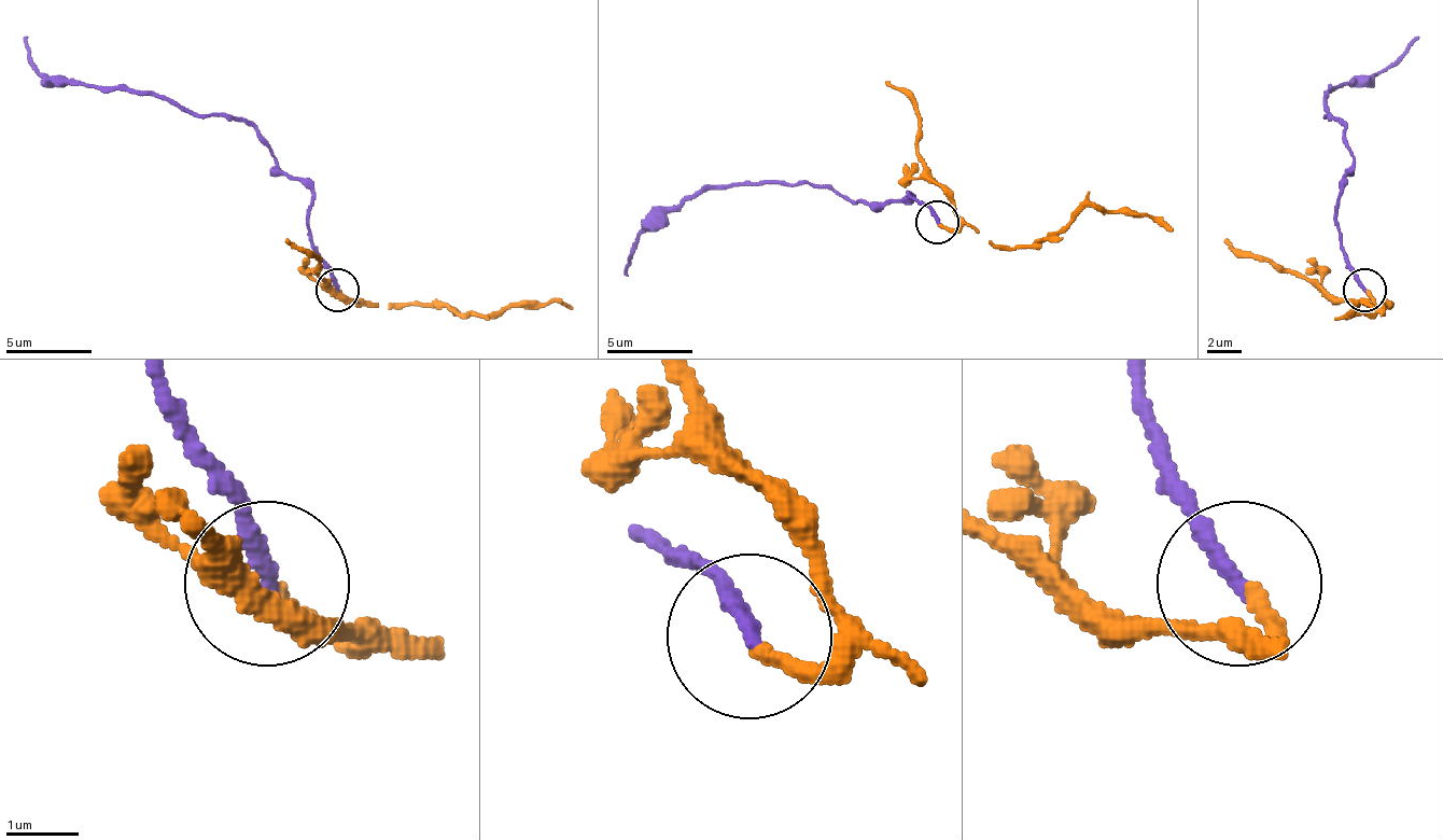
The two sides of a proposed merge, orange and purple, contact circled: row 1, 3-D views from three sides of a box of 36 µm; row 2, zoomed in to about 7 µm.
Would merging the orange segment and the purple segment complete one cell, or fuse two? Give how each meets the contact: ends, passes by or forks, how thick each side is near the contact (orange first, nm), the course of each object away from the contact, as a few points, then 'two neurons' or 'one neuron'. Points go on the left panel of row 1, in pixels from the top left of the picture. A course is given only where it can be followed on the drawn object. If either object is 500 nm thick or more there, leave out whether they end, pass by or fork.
orange ends; purple ends; calibres 190 and 240 nm; course orange (336, 291), (396, 304), (439, 304), (487, 317), (560, 304), (573, 308); course purple (336, 291), (310, 239), (310, 192), (244, 122), (223, 113), (163, 100), (51, 83), (29, 53), (29, 36); one neuron

